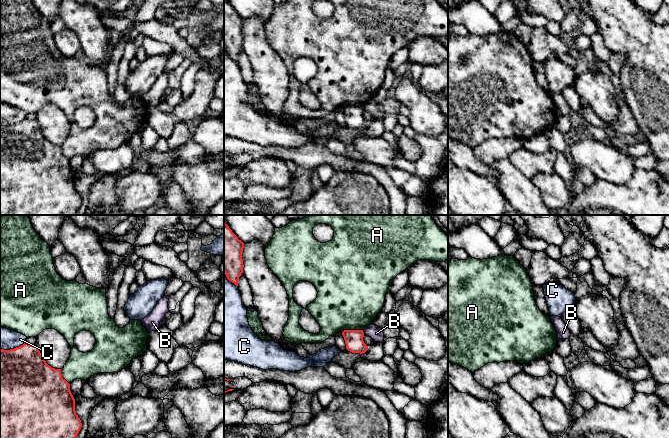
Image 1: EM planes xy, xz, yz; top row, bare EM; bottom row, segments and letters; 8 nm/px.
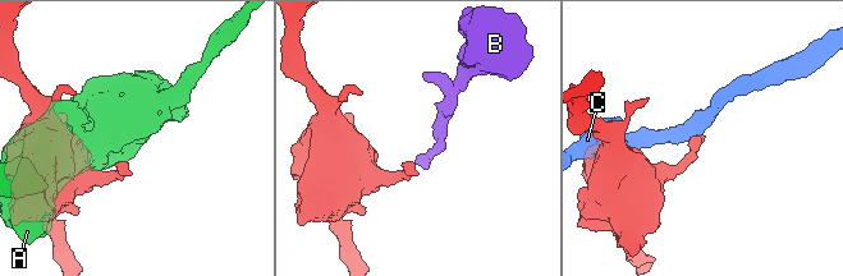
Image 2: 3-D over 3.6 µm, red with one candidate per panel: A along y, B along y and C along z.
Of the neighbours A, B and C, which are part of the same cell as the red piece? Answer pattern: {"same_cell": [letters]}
{"same_cell": []}

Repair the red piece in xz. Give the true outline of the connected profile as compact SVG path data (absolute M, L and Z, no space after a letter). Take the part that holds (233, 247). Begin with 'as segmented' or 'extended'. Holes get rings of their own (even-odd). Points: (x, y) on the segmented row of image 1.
as segmented | M224 221L224 273L227 279L238 286L243 273L242 252L244 243L232 232Z

